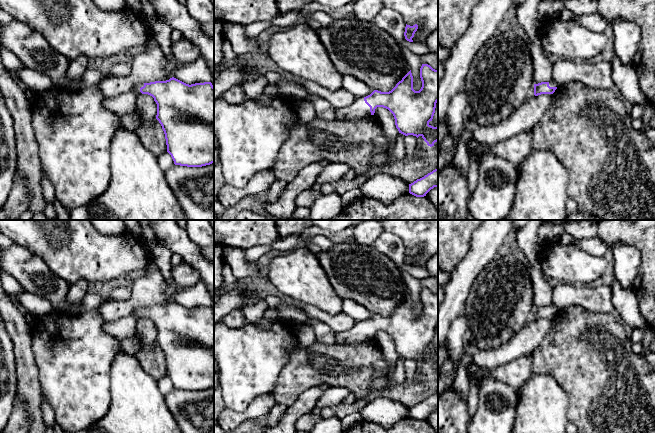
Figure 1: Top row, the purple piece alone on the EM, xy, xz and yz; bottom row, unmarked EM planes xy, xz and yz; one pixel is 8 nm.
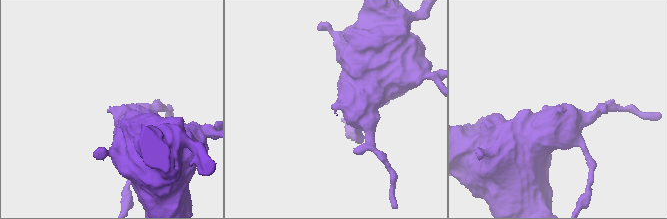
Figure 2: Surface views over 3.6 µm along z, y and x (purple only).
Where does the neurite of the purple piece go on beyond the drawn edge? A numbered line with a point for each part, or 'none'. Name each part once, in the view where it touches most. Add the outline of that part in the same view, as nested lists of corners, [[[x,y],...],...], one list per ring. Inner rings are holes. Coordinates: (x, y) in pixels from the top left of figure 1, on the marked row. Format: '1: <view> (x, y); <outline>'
1: xz (358, 109); [[[364,97],[356,100],[347,107],[336,108],[336,120],[355,121],[370,116],[370,107],[365,103]]]

